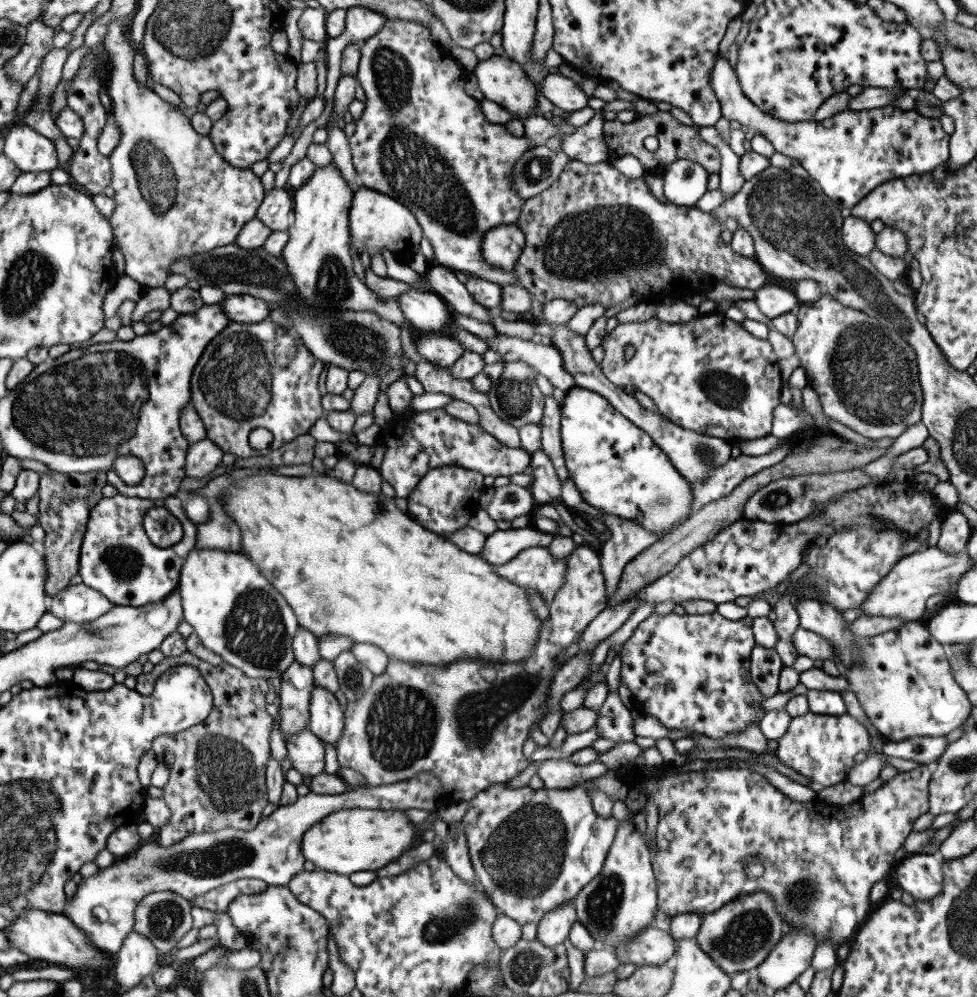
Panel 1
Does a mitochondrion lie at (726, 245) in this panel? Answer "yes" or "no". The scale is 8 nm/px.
no

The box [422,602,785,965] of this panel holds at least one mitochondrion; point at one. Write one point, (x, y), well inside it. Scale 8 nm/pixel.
(524, 855)

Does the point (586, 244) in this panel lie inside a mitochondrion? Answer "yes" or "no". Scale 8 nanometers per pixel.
yes

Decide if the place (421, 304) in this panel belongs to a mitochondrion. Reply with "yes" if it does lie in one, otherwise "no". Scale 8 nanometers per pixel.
no

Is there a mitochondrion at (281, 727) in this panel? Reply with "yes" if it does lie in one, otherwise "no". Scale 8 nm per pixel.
no

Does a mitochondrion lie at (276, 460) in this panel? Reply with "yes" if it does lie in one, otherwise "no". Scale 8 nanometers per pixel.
no

